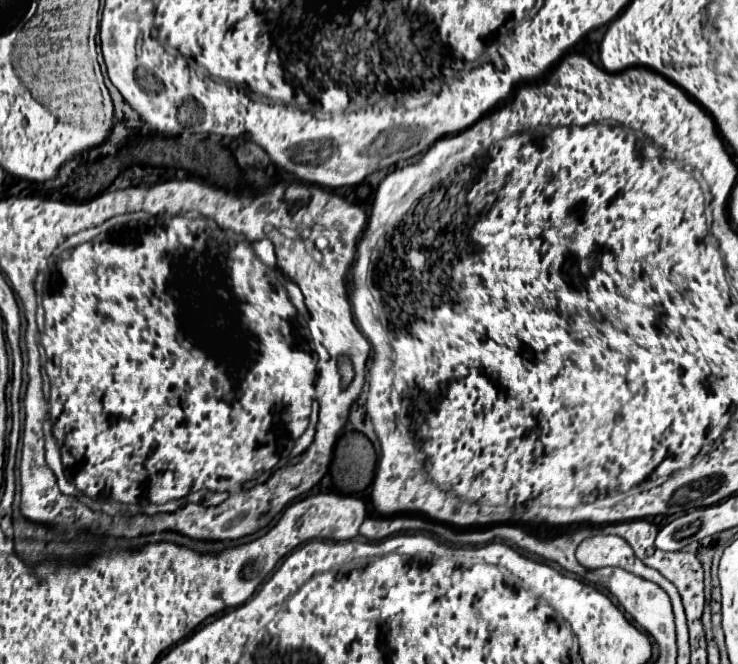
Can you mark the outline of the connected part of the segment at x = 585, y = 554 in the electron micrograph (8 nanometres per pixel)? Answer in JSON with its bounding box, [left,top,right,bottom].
[576,535,636,569]

